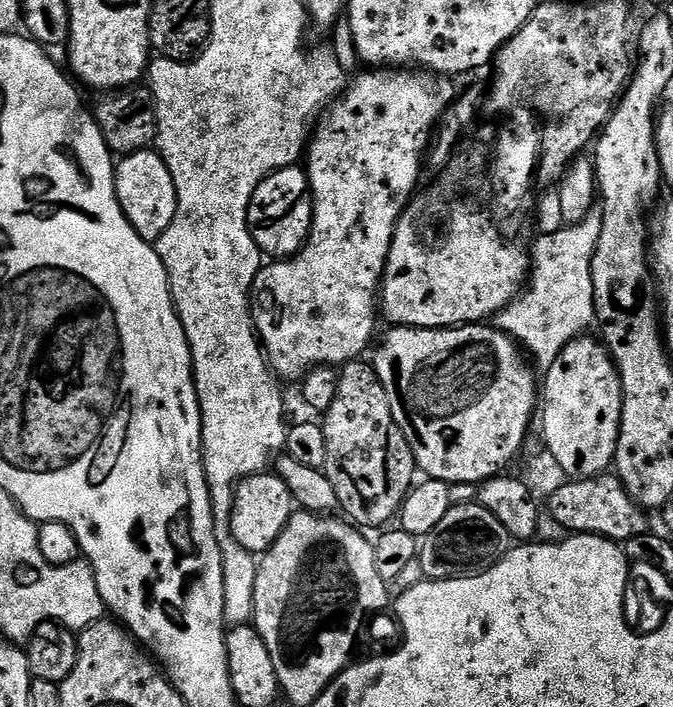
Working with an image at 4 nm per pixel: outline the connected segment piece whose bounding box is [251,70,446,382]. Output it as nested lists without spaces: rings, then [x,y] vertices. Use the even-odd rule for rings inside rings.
[[[364,70],[360,77],[356,81],[349,83],[345,87],[342,95],[319,117],[318,123],[315,125],[314,131],[311,133],[308,141],[308,147],[306,149],[306,171],[308,173],[308,185],[312,191],[312,233],[308,236],[308,241],[304,243],[304,247],[296,253],[295,256],[289,256],[287,258],[277,259],[275,262],[268,262],[261,267],[260,273],[256,276],[256,281],[252,287],[252,322],[256,325],[256,335],[260,337],[260,343],[264,350],[264,355],[268,358],[268,365],[272,368],[272,371],[276,373],[277,377],[281,381],[287,382],[287,380],[296,380],[296,382],[303,381],[304,377],[312,371],[313,368],[321,366],[343,366],[350,364],[361,359],[360,356],[364,351],[369,348],[373,343],[374,337],[377,335],[376,332],[376,316],[378,320],[378,289],[384,278],[384,267],[388,261],[388,255],[390,254],[390,246],[392,245],[392,239],[394,238],[394,230],[396,229],[396,223],[400,221],[400,215],[409,207],[408,199],[416,192],[416,183],[420,180],[420,167],[426,164],[426,153],[430,148],[430,137],[433,135],[434,129],[441,123],[442,117],[446,111],[446,103],[440,97],[440,88],[435,84],[437,81],[428,74],[417,74],[412,70]]]

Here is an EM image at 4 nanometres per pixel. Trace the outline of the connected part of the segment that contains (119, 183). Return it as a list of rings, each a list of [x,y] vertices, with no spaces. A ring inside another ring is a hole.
[[[155,150],[135,152],[133,156],[123,157],[115,165],[115,170],[116,197],[126,219],[143,240],[154,242],[162,238],[166,226],[174,222],[176,191],[174,178],[170,178],[170,170],[166,170],[166,162],[160,157],[160,153]]]

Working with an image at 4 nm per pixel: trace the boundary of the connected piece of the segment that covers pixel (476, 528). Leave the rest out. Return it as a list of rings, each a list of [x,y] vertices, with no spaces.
[[[478,502],[472,504],[453,503],[452,508],[430,530],[428,536],[419,541],[420,555],[418,559],[422,564],[422,574],[426,580],[457,580],[470,578],[490,570],[510,550],[510,537],[506,526],[490,514]]]

